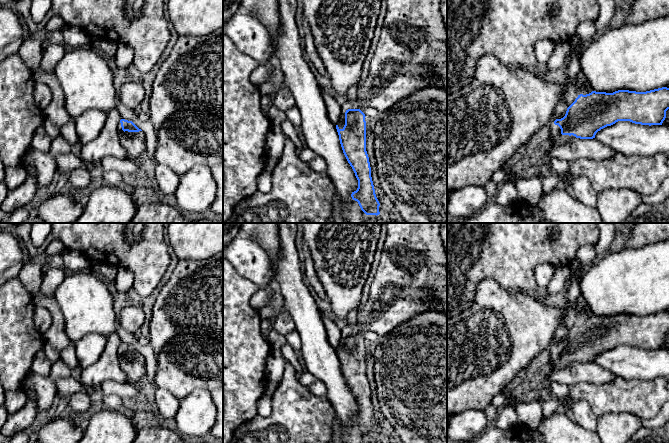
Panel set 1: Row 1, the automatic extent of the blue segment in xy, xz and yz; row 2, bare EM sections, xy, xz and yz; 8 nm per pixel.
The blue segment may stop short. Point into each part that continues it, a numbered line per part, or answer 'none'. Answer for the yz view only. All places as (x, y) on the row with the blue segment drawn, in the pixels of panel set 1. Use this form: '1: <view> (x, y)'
1: yz (556, 138)

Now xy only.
1: xy (134, 143)

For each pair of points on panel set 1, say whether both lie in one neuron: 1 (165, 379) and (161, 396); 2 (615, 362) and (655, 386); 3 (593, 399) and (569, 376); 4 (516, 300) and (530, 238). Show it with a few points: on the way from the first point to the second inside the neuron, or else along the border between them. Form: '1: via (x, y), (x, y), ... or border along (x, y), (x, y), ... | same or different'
1: border along (156, 387), (168, 390), (179, 401) | different
2: border along (621, 376), (627, 379), (651, 380), (658, 378) | different
3: border along (602, 384), (578, 383), (570, 387) | different
4: border along (497, 282), (508, 291), (521, 291), (524, 293) | different

